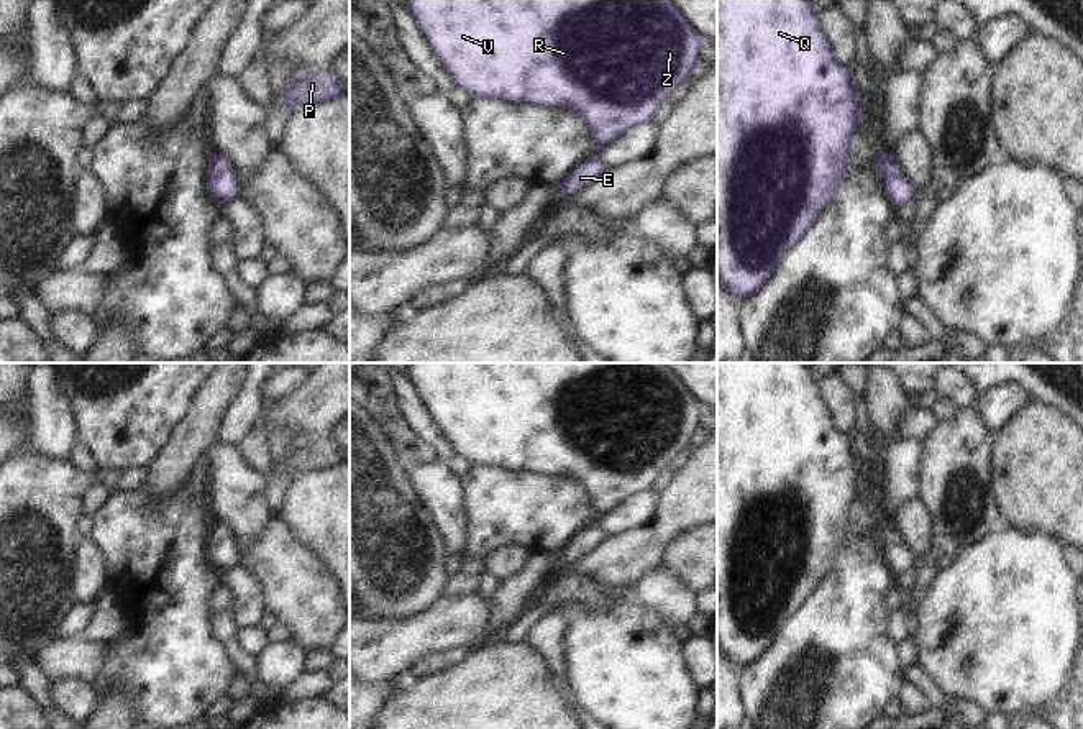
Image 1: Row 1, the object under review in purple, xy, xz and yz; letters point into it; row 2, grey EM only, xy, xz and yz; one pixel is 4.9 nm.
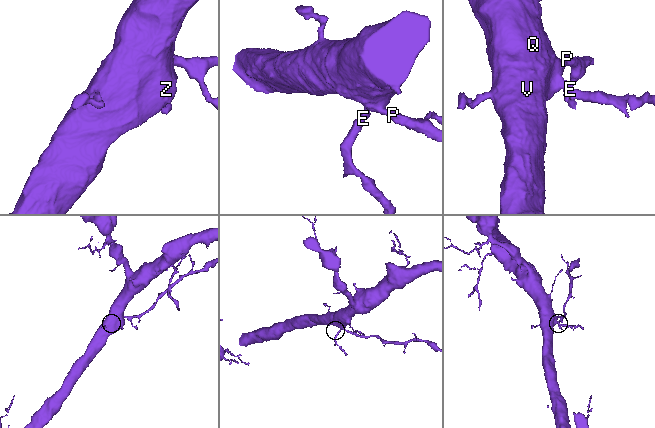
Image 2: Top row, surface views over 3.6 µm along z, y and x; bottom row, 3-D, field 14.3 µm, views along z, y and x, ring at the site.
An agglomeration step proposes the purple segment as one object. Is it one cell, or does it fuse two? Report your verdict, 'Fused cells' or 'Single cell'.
Single cell

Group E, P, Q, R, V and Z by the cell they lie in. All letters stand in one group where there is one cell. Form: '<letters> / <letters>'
E P Q R V Z

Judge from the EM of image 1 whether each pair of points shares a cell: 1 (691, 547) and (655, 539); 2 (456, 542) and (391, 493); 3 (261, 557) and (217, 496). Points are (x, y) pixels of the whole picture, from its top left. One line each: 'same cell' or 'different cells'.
1: different cells
2: different cells
3: different cells

